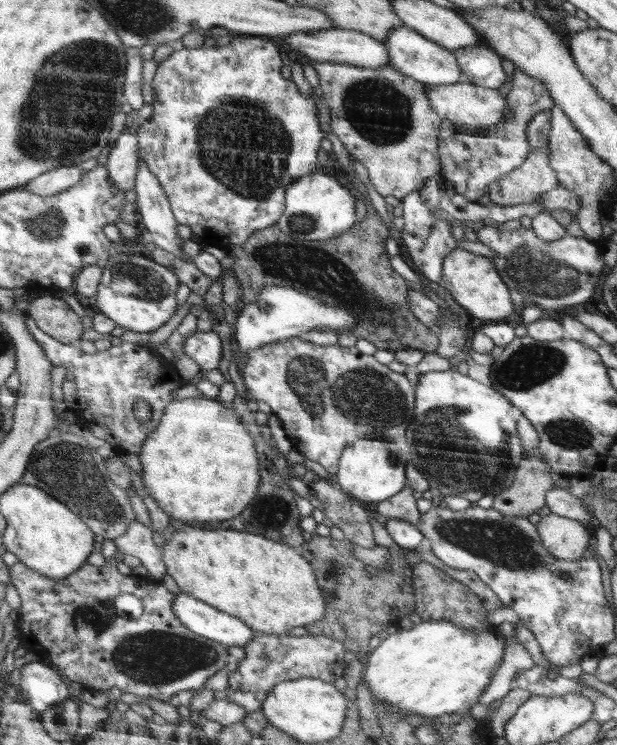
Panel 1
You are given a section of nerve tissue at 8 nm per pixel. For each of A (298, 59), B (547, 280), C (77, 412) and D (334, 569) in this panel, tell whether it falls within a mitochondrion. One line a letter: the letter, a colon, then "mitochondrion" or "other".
A: other
B: mitochondrion
C: other
D: mitochondrion

